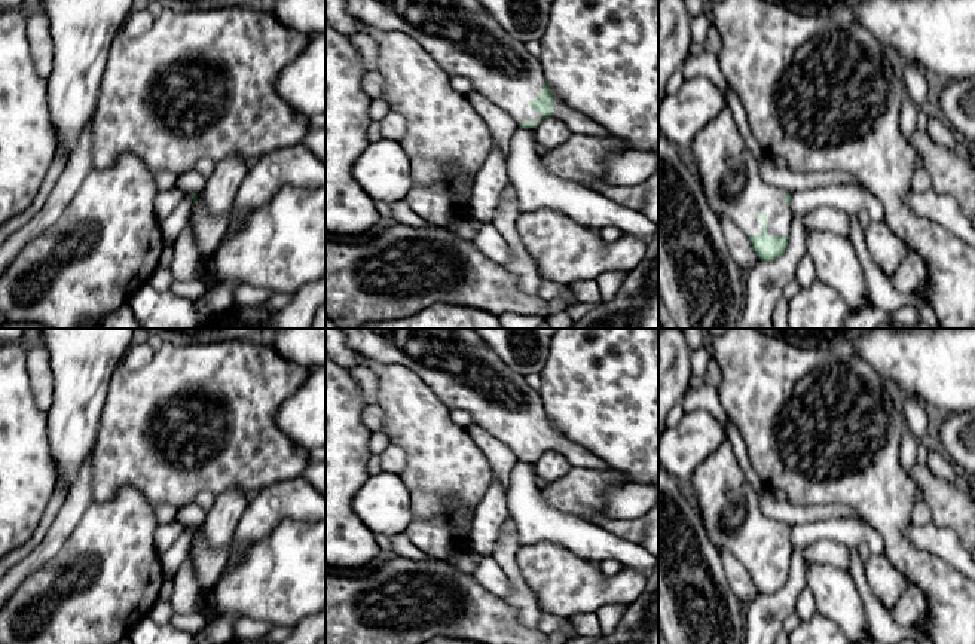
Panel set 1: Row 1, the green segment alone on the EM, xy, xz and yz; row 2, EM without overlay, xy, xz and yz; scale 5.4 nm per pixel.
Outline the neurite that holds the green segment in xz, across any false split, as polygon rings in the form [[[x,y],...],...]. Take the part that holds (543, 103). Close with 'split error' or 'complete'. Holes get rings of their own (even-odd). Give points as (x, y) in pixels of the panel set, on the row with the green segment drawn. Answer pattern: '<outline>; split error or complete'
[[[345,0],[345,3],[358,21],[382,31],[401,31],[418,40],[444,71],[470,79],[477,92],[505,110],[520,128],[534,132],[544,119],[553,116],[572,134],[612,137],[606,128],[551,94],[540,58],[532,57],[523,42],[504,31],[477,0]]]; split error

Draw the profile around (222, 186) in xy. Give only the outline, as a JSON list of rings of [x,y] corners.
[[[226,156],[216,162],[202,190],[204,202],[211,216],[220,217],[230,210],[248,168],[250,164],[239,156]]]

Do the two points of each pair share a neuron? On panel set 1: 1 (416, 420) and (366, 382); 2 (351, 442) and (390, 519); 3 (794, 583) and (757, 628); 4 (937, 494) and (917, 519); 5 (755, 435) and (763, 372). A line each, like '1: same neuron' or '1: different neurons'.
1: different neurons
2: different neurons
3: same neuron
4: different neurons
5: same neuron

